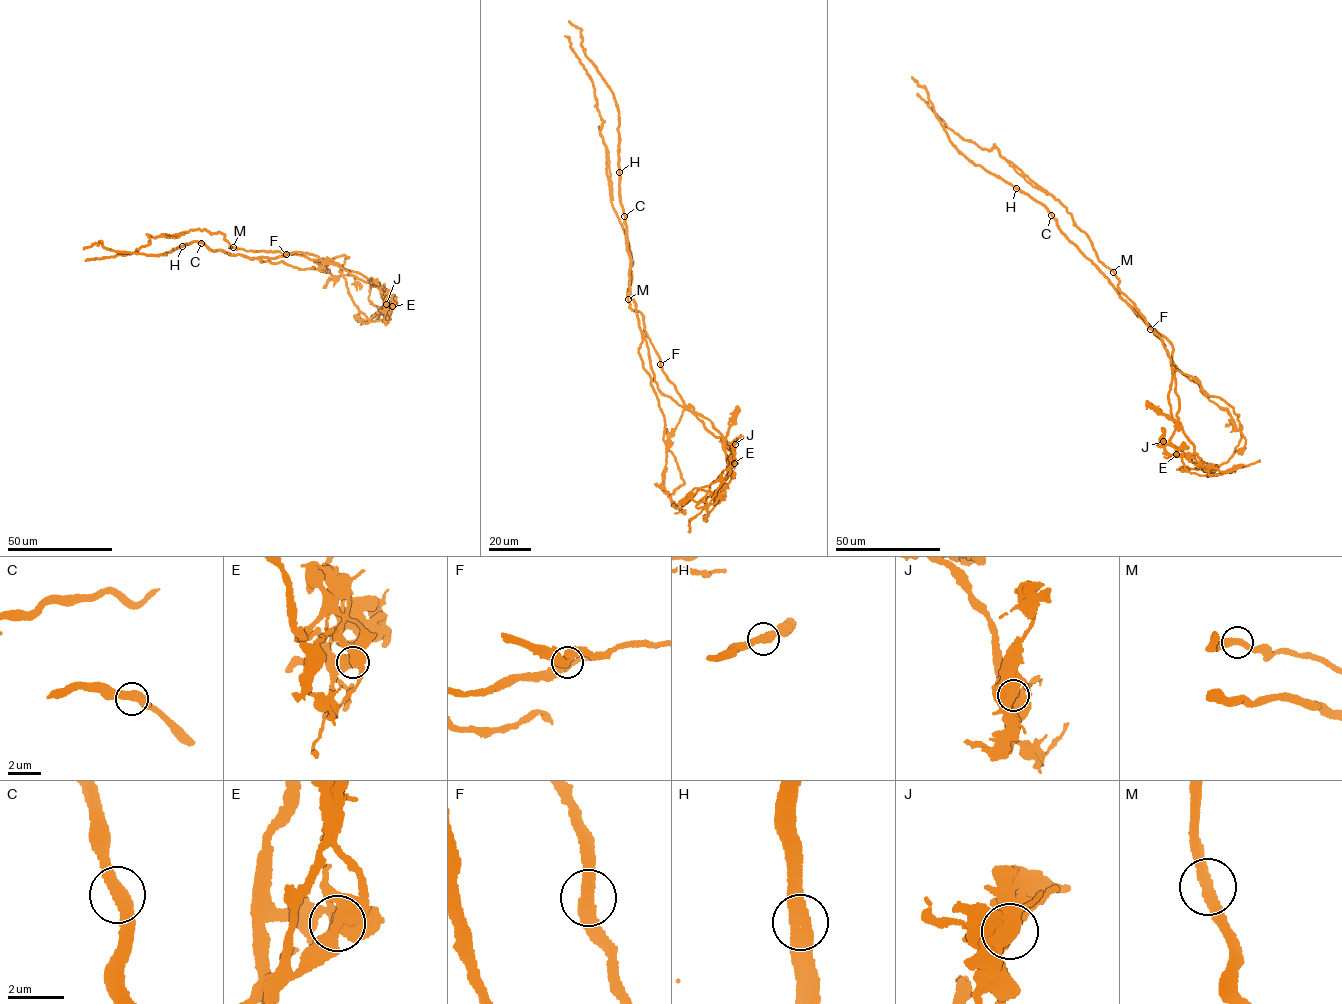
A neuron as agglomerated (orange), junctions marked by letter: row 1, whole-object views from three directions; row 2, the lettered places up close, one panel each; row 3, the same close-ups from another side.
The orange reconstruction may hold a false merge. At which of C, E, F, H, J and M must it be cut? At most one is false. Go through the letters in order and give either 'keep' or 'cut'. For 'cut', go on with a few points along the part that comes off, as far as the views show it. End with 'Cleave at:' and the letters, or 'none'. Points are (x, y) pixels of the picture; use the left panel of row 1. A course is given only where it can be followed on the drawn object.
C: keep
E: keep
F: keep
H: keep
J: cut | (386, 304), (374, 283), (337, 264), (230, 248), (204, 229), (85, 261)
M: keep
Cleave at: J

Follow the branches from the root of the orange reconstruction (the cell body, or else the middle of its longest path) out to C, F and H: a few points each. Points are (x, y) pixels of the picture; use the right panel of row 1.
C: (1174, 365), (1173, 348), (1170, 341), (1147, 325), (1119, 297), (1103, 274), (1066, 238), (1051, 215)
F: (1174, 365), (1174, 369), (1163, 343), (1150, 329)
H: (1174, 365), (1173, 348), (1170, 341), (1147, 325), (1119, 297), (1103, 274), (1066, 238), (1044, 206), (1016, 188)

